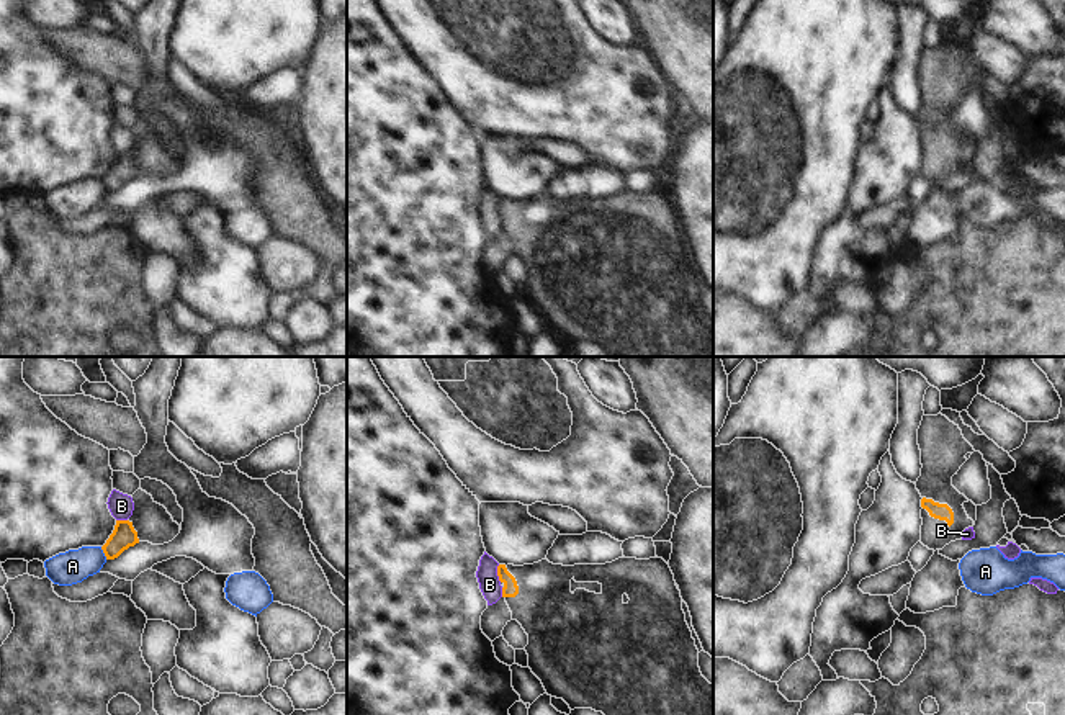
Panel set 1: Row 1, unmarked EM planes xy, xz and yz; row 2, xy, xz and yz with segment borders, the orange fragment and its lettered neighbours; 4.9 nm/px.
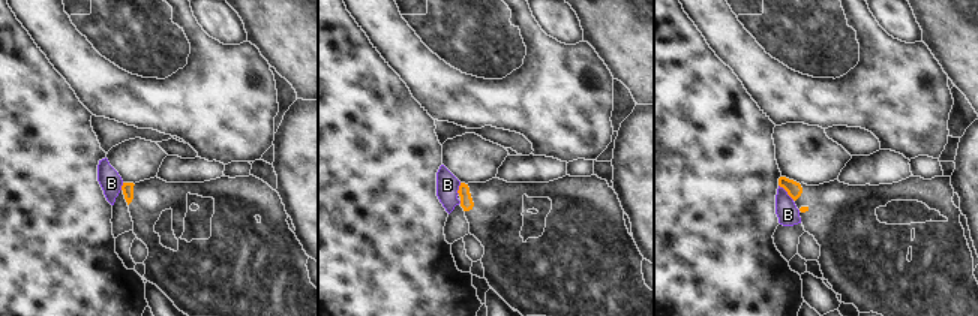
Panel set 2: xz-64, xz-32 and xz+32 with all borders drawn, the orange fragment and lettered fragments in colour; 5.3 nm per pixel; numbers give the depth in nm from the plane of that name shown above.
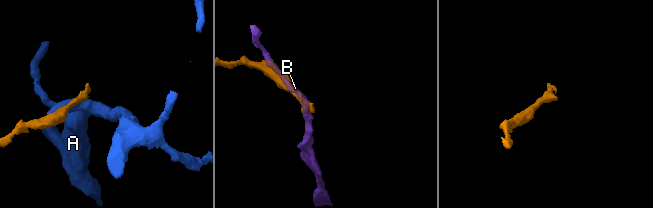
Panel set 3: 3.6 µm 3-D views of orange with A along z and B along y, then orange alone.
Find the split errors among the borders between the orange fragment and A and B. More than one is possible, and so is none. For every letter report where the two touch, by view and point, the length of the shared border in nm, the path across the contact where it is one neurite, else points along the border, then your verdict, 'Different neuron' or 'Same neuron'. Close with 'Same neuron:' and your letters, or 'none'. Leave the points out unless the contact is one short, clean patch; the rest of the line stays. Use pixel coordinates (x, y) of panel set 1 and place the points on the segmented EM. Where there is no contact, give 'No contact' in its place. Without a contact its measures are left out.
A: Touches orange at xy (103, 552). Shared border 70 nm. Different neuron
B: Touches orange at xz (498, 573). Shared border 90 nm. Boundary: xz (498, 565), (498, 578), (501, 581). Different neuron
Same neuron: none

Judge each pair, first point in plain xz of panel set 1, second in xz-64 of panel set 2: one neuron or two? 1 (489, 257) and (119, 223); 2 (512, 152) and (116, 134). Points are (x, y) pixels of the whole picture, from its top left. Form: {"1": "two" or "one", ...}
{"1": "one", "2": "two"}

